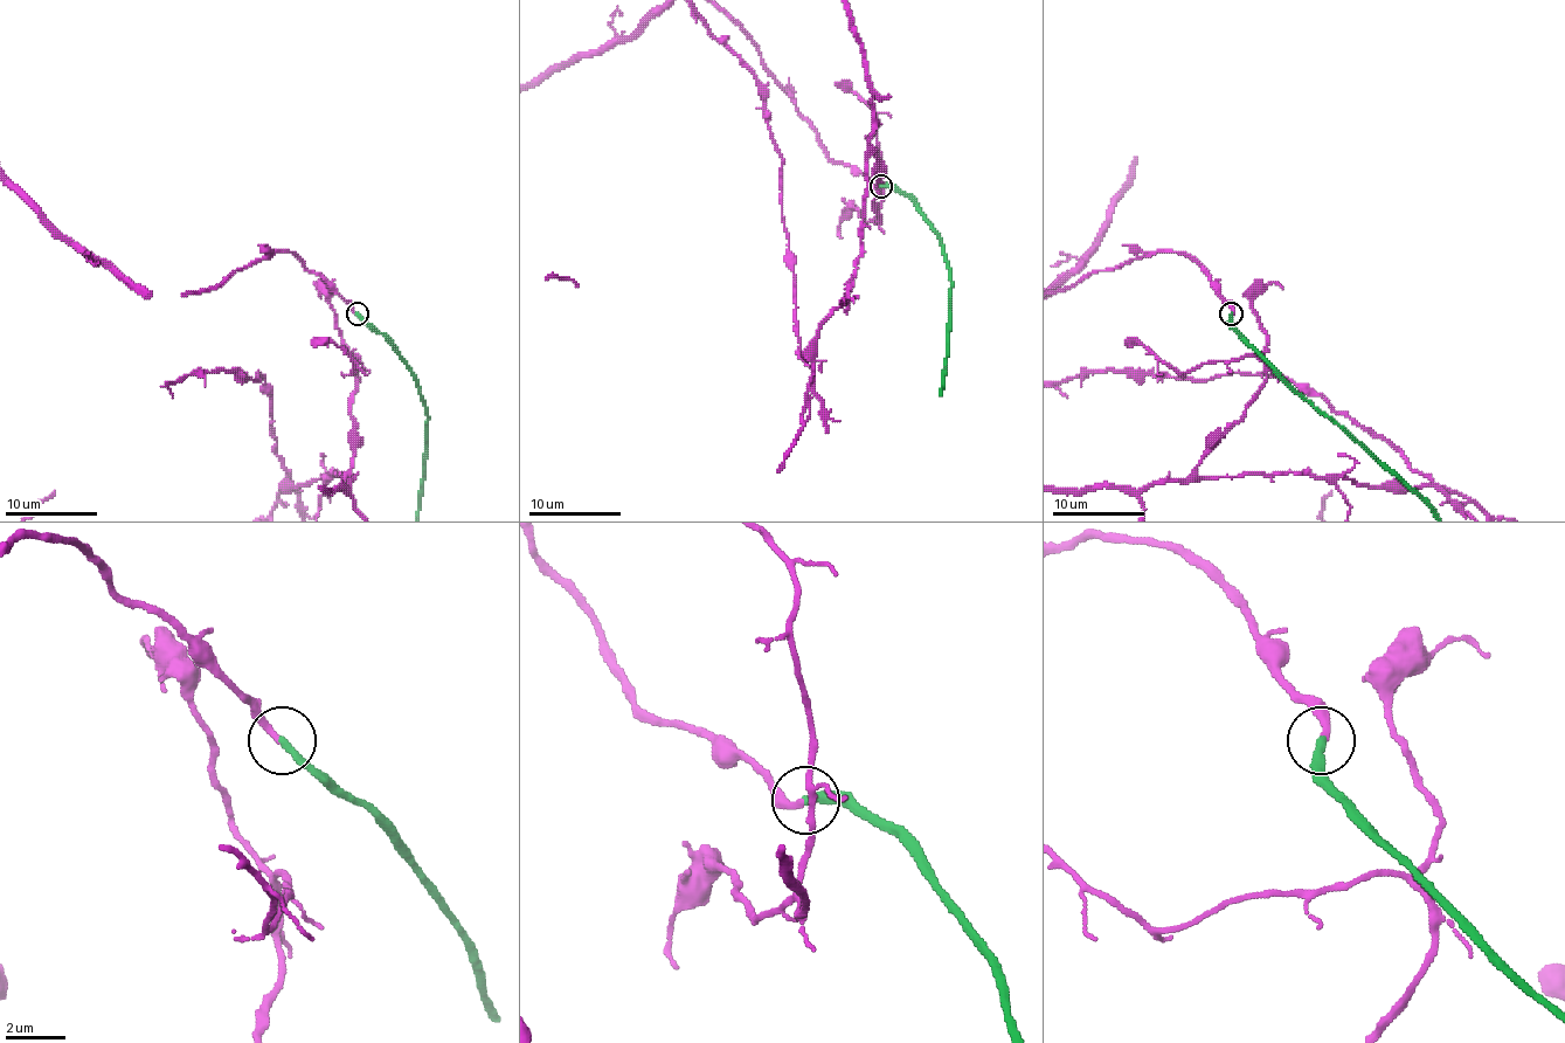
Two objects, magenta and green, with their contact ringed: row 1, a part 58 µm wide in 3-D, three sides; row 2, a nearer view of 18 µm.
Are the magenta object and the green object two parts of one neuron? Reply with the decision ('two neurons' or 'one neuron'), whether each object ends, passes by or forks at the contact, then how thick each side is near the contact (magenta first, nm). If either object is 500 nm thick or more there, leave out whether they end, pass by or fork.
one neuron | magenta ends | green ends | 260/300 nm

